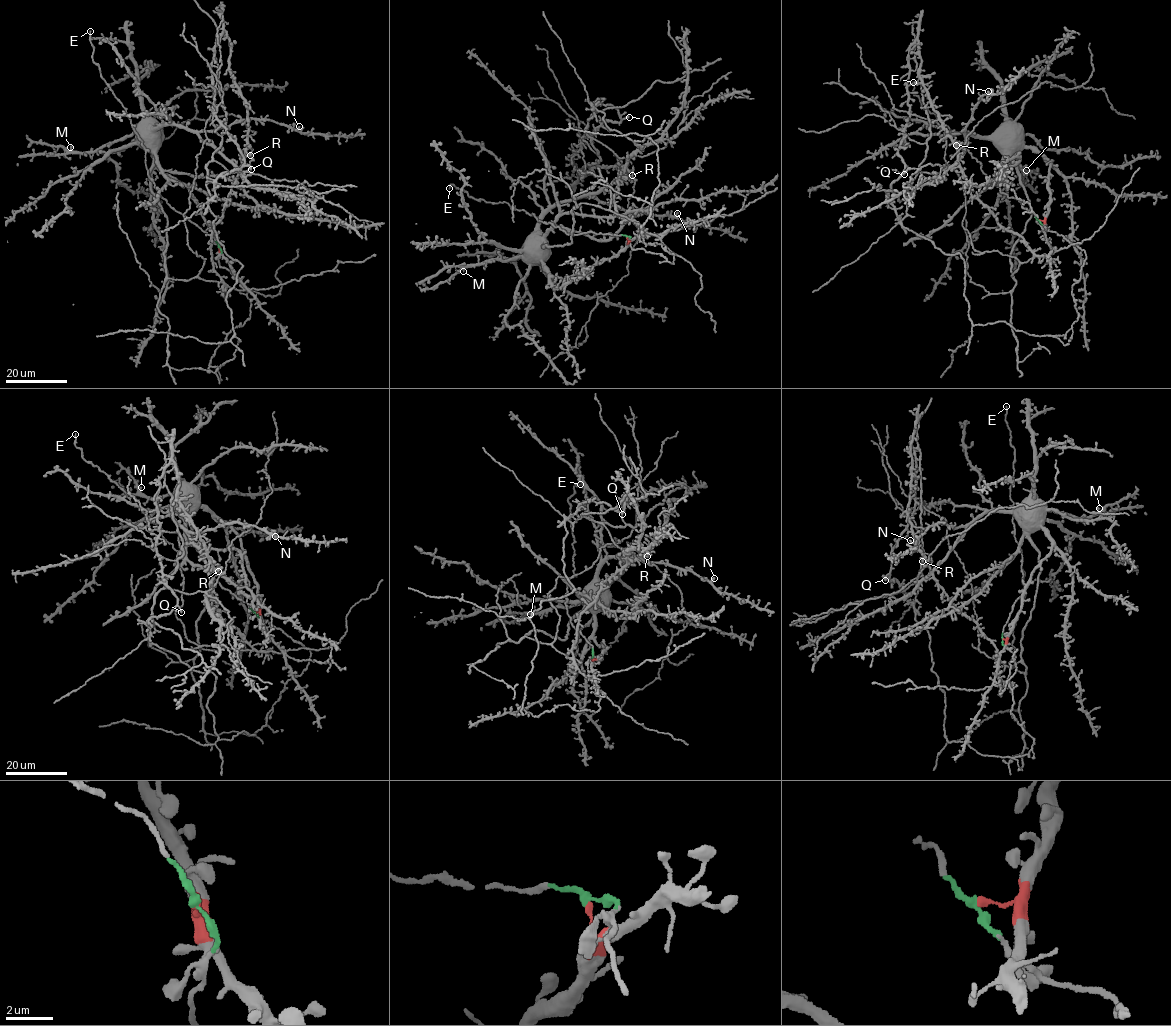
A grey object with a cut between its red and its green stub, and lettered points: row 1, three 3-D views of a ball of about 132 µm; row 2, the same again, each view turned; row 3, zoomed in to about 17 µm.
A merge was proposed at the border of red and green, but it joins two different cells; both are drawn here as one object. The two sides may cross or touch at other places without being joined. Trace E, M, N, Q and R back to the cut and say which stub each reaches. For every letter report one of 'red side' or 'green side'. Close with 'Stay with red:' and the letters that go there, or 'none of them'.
E: green side
M: red side
N: red side
Q: green side
R: green side
Stay with red: M, N

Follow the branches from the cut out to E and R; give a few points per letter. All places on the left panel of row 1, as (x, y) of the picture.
E: (218, 247), (212, 236), (173, 209), (159, 194), (148, 174), (146, 150), (126, 110), (92, 59), (90, 30)
R: (218, 247), (251, 301), (219, 367), (242, 265), (206, 186), (221, 28), (250, 155)

